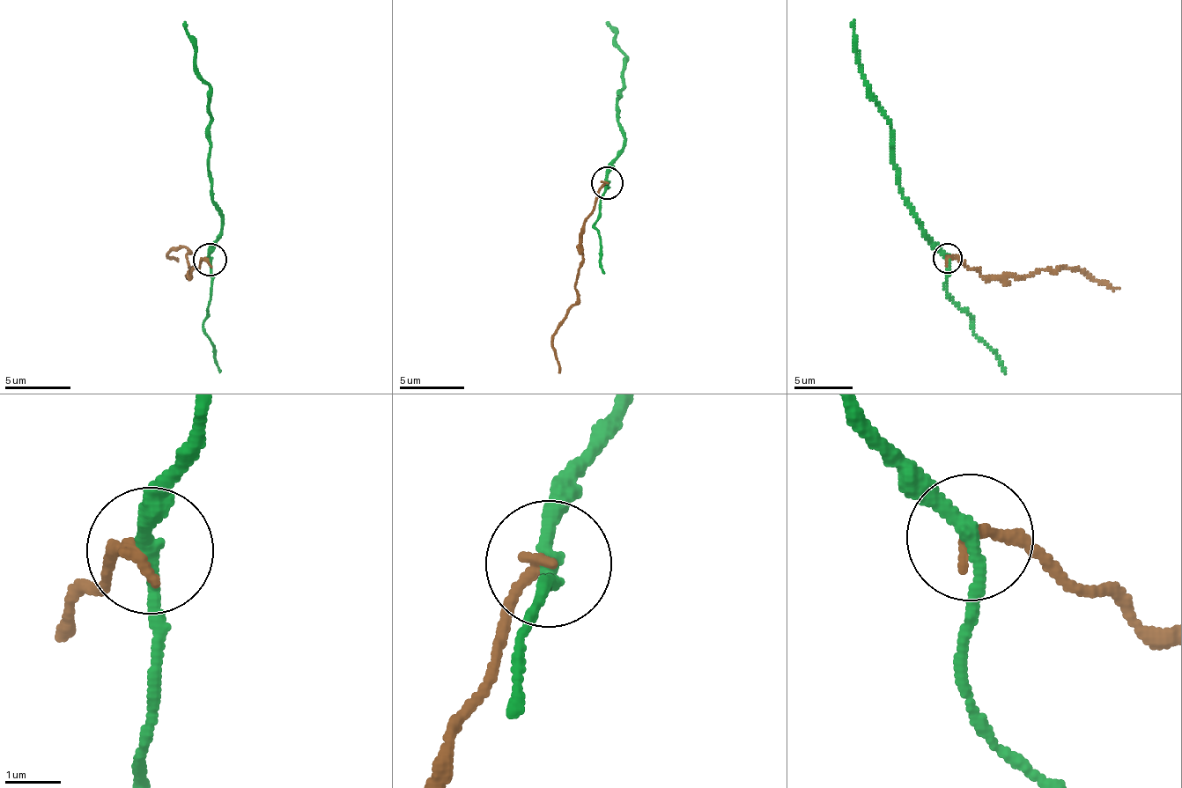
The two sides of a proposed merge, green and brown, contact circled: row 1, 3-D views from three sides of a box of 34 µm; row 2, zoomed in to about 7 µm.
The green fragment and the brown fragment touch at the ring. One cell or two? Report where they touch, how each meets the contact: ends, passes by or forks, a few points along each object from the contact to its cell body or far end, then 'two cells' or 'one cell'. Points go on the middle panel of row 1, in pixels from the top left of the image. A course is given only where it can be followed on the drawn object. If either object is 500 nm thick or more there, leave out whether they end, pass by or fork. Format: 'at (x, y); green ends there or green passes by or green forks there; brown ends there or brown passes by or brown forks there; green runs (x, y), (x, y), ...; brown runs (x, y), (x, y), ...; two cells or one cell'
at (607, 183); green passes by; brown ends there; green runs (608, 182), (609, 165), (623, 149), (622, 123), (616, 114), (624, 58), (613, 40), (615, 31), (607, 24); brown runs (604, 182), (583, 225), (583, 266), (571, 308), (554, 335), (559, 373); two cells

